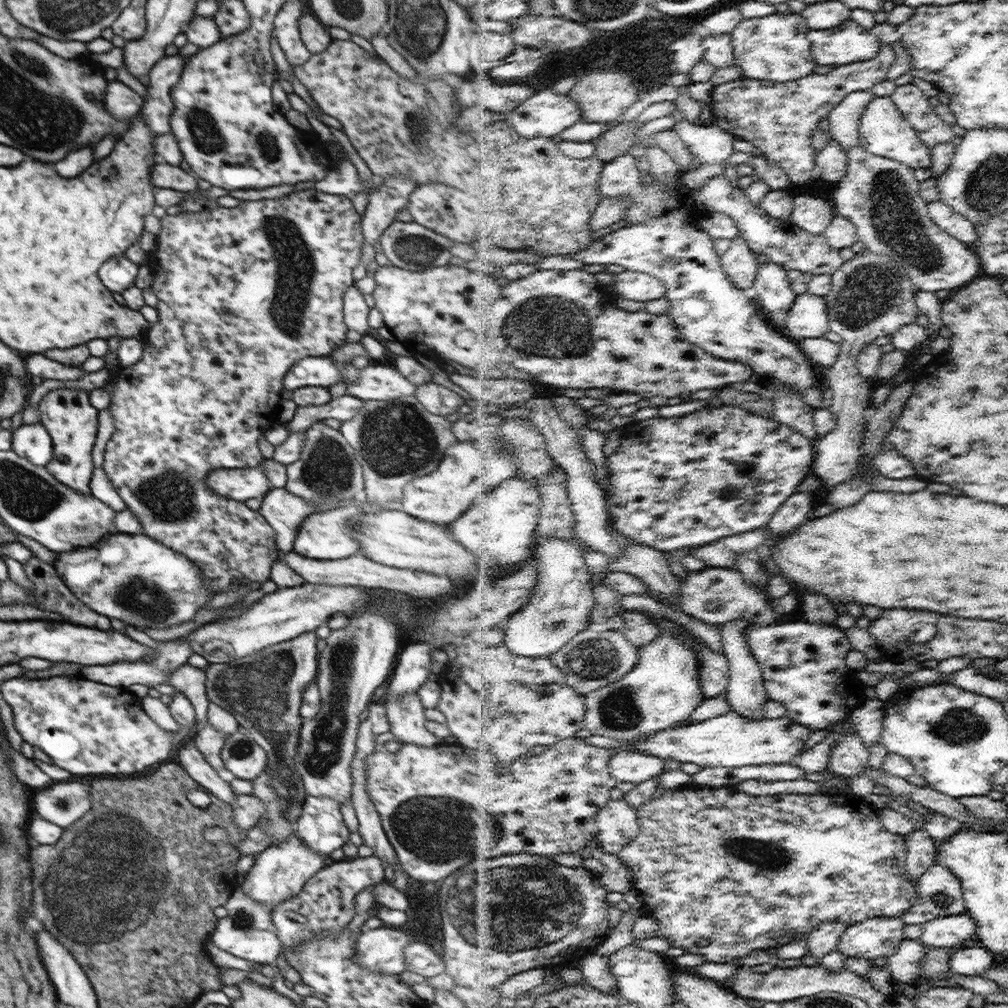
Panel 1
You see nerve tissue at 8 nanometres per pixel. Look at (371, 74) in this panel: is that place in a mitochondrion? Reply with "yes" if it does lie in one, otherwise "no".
no

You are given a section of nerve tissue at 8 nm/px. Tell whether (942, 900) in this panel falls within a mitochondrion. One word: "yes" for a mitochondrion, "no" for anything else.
yes

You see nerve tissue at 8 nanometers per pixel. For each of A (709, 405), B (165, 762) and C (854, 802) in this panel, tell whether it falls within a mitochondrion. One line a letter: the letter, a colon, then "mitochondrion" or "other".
A: other
B: other
C: other

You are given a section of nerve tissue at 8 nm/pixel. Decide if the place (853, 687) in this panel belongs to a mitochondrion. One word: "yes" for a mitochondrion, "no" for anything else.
no

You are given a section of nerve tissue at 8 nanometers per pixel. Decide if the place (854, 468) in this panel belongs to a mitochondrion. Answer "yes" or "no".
yes

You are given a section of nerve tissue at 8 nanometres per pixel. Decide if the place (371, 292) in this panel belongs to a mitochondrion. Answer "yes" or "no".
no

